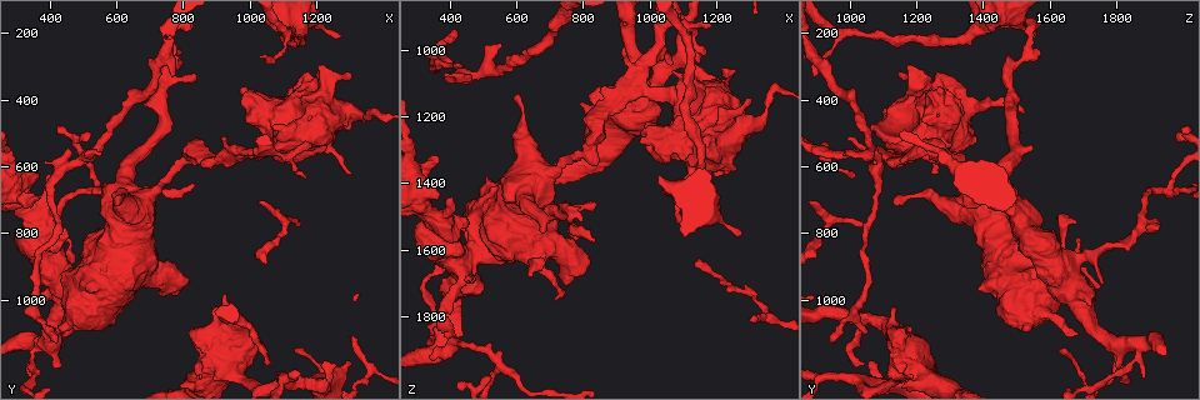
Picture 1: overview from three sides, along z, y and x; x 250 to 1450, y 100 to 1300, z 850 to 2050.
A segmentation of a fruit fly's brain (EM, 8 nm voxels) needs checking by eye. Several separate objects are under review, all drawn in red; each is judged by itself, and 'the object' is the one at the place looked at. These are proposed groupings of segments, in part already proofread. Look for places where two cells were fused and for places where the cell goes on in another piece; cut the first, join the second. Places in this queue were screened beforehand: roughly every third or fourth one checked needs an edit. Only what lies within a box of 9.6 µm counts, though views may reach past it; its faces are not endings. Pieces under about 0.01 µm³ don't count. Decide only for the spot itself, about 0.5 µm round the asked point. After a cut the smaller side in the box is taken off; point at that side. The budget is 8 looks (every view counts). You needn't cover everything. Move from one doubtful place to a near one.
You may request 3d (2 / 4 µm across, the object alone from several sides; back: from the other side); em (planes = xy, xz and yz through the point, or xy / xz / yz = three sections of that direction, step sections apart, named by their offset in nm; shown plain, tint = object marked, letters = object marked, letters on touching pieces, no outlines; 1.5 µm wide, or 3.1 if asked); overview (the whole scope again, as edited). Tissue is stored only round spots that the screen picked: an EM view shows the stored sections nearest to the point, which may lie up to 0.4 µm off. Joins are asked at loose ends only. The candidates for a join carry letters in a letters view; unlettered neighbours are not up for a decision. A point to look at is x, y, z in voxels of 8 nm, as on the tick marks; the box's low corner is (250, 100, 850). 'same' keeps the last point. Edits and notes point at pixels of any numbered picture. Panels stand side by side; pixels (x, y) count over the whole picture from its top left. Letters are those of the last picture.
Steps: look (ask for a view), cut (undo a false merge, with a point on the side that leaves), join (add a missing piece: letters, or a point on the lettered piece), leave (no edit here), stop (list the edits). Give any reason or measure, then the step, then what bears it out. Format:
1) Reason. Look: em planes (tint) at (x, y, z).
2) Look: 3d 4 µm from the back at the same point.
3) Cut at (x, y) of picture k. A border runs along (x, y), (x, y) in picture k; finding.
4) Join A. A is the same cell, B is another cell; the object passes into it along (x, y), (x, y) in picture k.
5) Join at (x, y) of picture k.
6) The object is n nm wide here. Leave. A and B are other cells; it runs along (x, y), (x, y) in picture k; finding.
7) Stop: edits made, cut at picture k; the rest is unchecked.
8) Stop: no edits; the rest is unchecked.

Look: em planes (letters) at (1230, 1250, 1110).

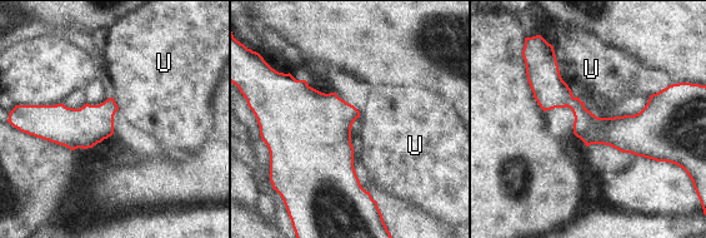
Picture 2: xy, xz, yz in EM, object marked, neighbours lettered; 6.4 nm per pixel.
Leave. U is another cell; a border runs along (550, 43), (559, 74), (570, 89) in picture 2; one cell here.

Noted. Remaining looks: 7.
Branch stops here. Look: em planes (tint) at (1310, 1110, 1810).

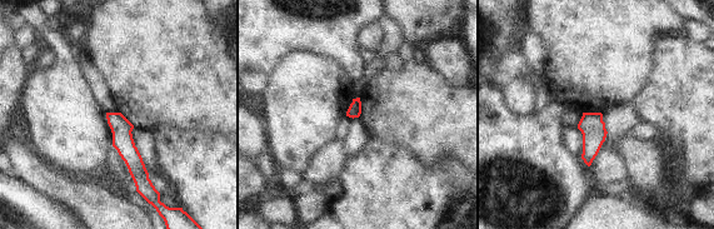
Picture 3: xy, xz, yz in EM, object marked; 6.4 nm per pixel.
See the neighbours. Look: em planes (letters) at the same point.

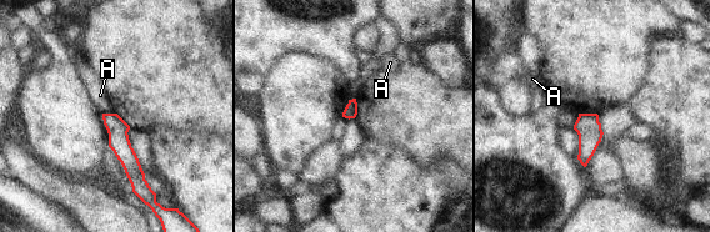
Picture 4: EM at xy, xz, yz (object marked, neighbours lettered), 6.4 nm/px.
The object is 90 nm wide here. Leave. A is another cell; a border runs along (103, 112), (113, 114) in picture 4; no lettered piece goes on from it.

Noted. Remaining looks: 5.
Abrupt turn. Look: 3d 4 µm at (380, 1130, 1860).

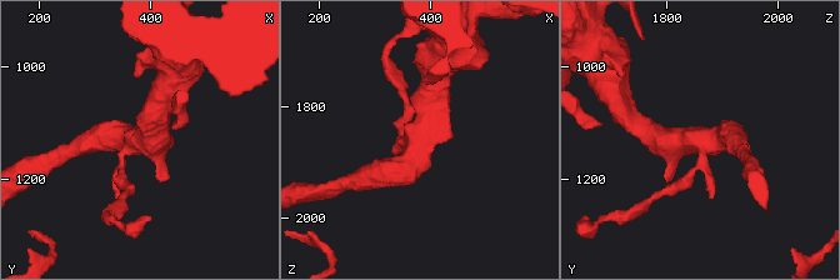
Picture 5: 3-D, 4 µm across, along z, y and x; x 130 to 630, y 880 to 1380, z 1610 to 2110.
Need the tissue. Look: em xy step 8 (tint) at (375, 1140, 1865).

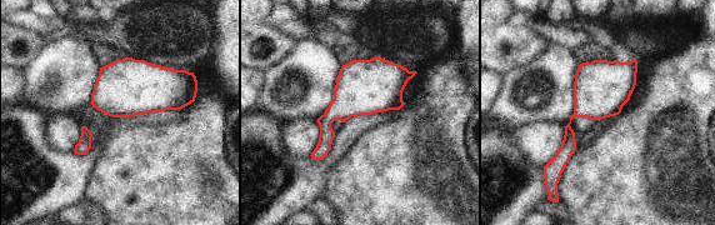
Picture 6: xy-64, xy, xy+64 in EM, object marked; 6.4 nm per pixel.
See the neighbours. Look: em xy step 8 (letters) at the same point.

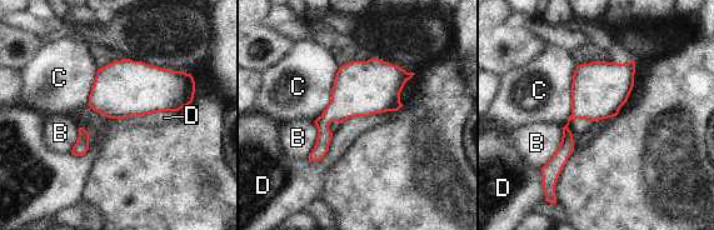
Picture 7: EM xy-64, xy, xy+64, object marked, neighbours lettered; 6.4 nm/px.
The object is 360 nm wide here. Leave. B, C and D are other cells; a border runs along (176, 110), (145, 113), (123, 119) in picture 7; one cell here.

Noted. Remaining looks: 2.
Stop: no edits; the rest is unchecked.

